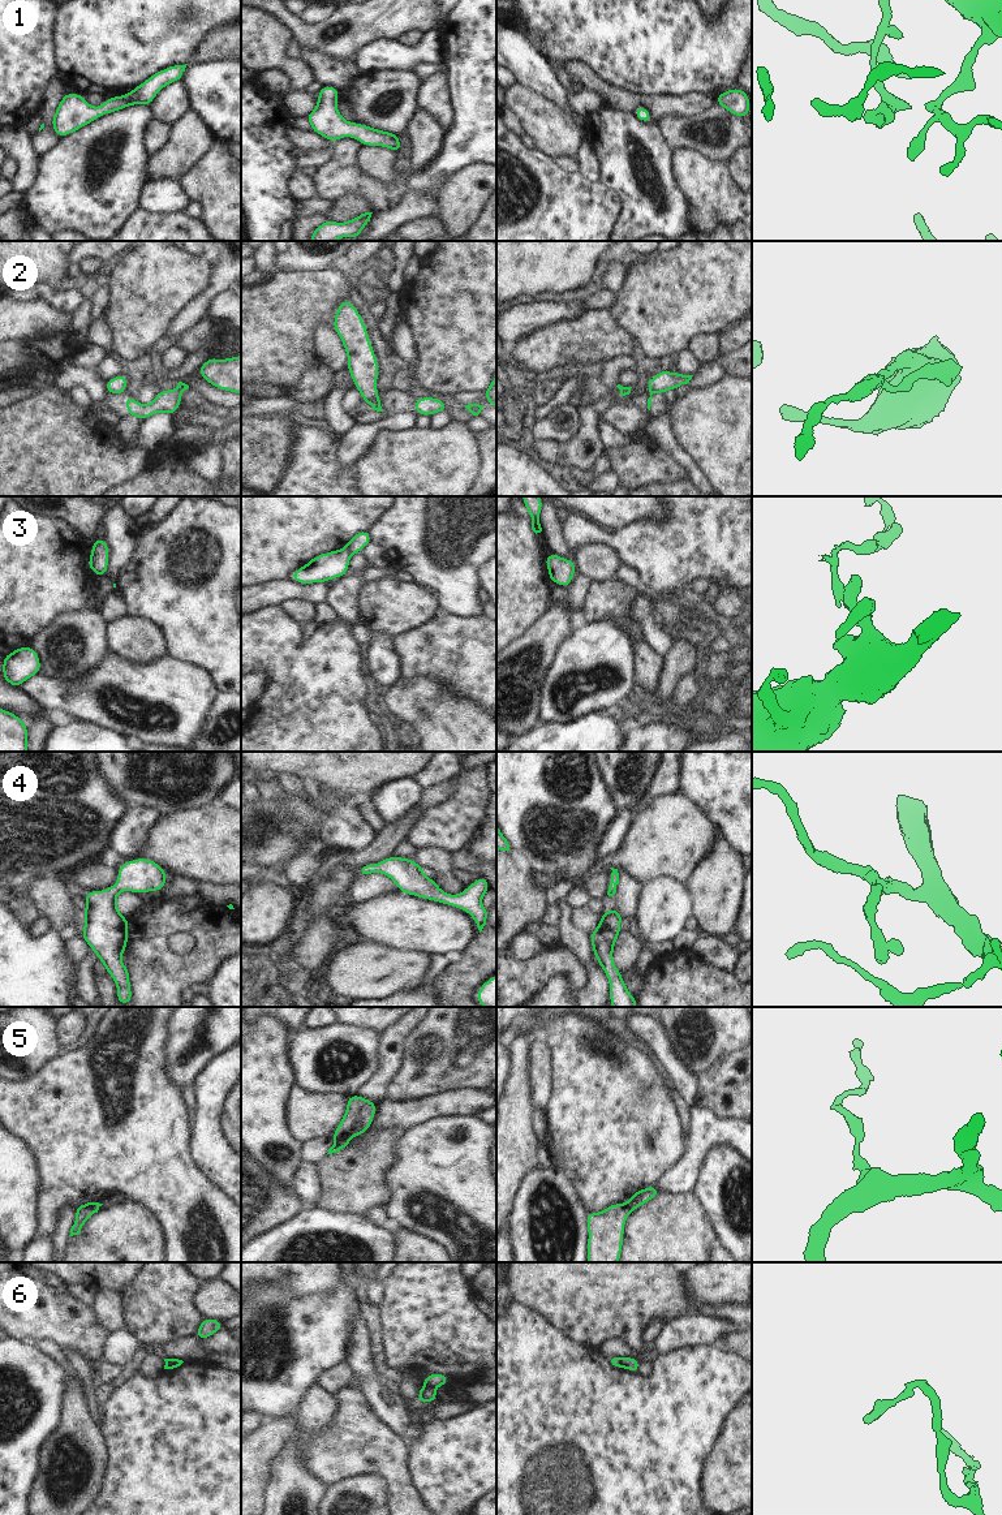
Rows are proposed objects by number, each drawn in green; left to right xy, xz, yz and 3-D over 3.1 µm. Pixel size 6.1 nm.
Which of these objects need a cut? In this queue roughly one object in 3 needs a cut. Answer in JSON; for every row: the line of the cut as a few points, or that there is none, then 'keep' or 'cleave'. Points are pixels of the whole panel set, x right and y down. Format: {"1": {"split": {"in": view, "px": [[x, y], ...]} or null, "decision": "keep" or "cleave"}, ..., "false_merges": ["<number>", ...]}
{"1": {"split": null, "decision": "keep"}, "2": {"split": {"in": "xz", "px": [[378, 399], [373, 407]]}, "decision": "cleave"}, "3": {"split": {"in": "xz", "px": [[345, 546], [351, 554]]}, "decision": "cleave"}, "4": {"split": null, "decision": "keep"}, "5": {"split": {"in": "xz", "px": [[349, 1139], [335, 1140]]}, "decision": "cleave"}, "6": {"split": {"in": "yz", "px": [[620, 1359], [622, 1367]]}, "decision": "cleave"}, "false_merges": ["2", "3", "5", "6"]}

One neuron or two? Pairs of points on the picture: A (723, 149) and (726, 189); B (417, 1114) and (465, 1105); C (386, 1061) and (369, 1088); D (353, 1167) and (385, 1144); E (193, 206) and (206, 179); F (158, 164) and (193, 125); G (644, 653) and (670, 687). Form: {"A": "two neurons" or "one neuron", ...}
{"A": "two neurons", "B": "one neuron", "C": "one neuron", "D": "one neuron", "E": "two neurons", "F": "one neuron", "G": "two neurons"}

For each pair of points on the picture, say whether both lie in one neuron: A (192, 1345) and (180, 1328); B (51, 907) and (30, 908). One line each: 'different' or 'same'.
A: different
B: different

